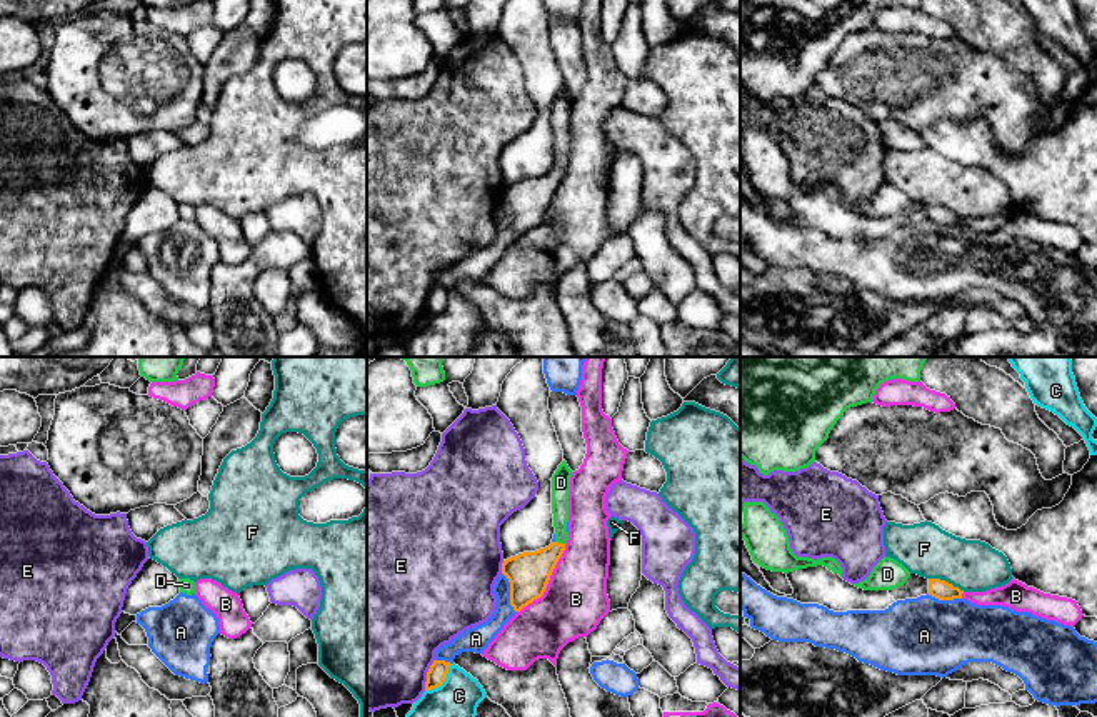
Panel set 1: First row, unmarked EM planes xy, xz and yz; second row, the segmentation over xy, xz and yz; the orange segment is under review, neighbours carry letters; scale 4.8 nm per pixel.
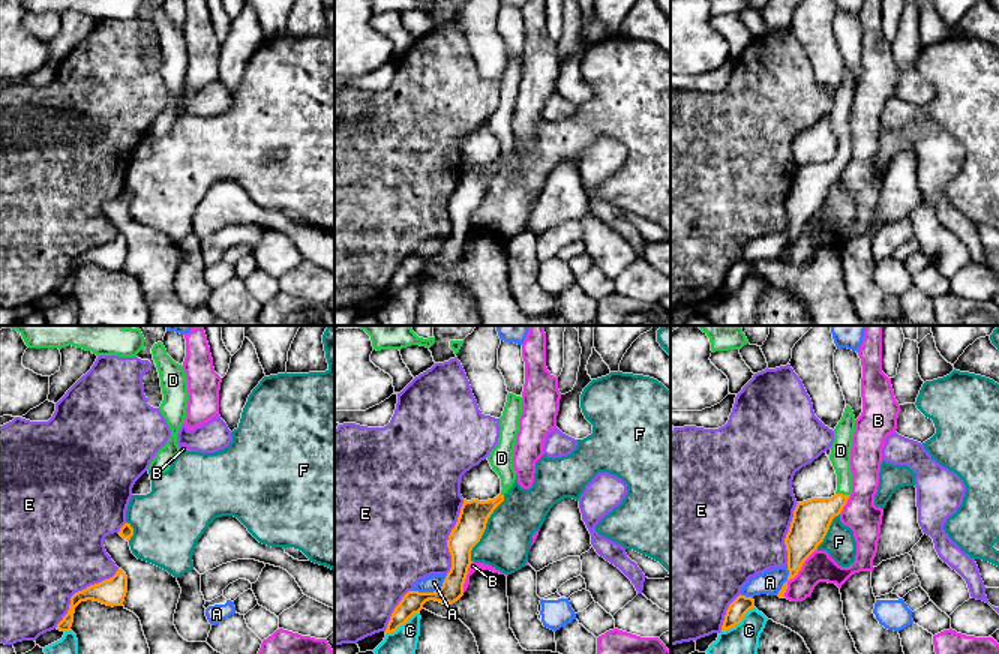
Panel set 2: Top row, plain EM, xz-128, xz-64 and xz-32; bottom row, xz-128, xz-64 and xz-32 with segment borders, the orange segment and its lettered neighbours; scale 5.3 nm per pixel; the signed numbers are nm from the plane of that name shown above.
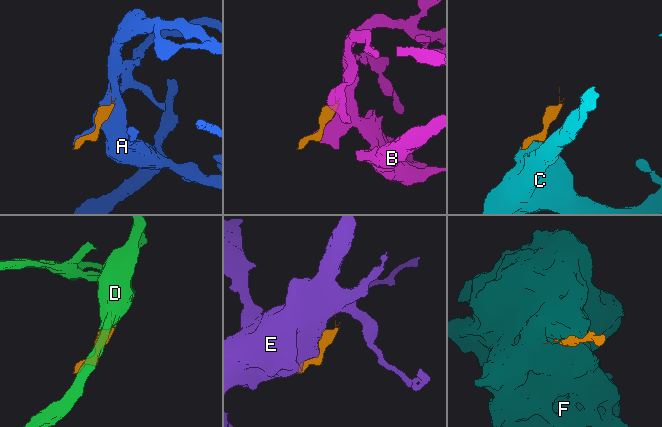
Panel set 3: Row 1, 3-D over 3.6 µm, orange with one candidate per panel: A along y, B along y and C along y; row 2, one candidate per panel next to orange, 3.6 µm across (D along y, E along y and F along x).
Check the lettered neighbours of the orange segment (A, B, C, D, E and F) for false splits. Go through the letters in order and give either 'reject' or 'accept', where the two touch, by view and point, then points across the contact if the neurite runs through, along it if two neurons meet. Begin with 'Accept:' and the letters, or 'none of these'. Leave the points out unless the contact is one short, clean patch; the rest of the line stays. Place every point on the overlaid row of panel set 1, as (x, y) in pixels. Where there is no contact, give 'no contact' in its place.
Accept: D
A: reject | xz (510, 592)
B: reject | xz (547, 582)
C: reject | xz (442, 682) | along xz (452, 664), (447, 677), (439, 686), (425, 691)
D: accept | xz (561, 544) | across xz (529, 572), (561, 544), (561, 492)
E: reject | xz (427, 674)
F: reject | yz (947, 582)

